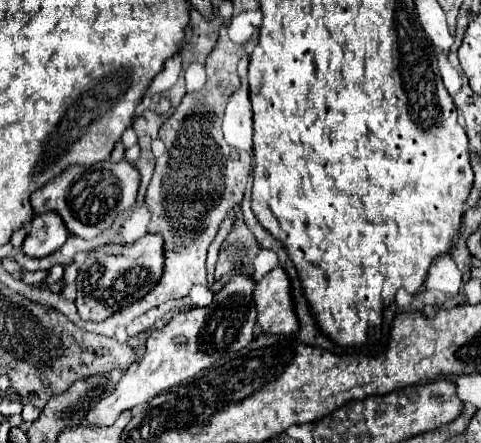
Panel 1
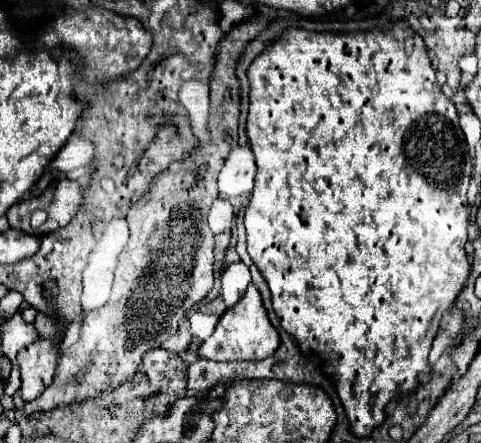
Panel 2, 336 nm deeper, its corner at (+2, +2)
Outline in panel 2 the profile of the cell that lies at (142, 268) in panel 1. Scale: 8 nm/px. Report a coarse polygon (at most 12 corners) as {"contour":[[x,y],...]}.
{"contour":[[37,314],[37,340],[17,354],[21,398],[37,398],[53,380],[49,316]]}

